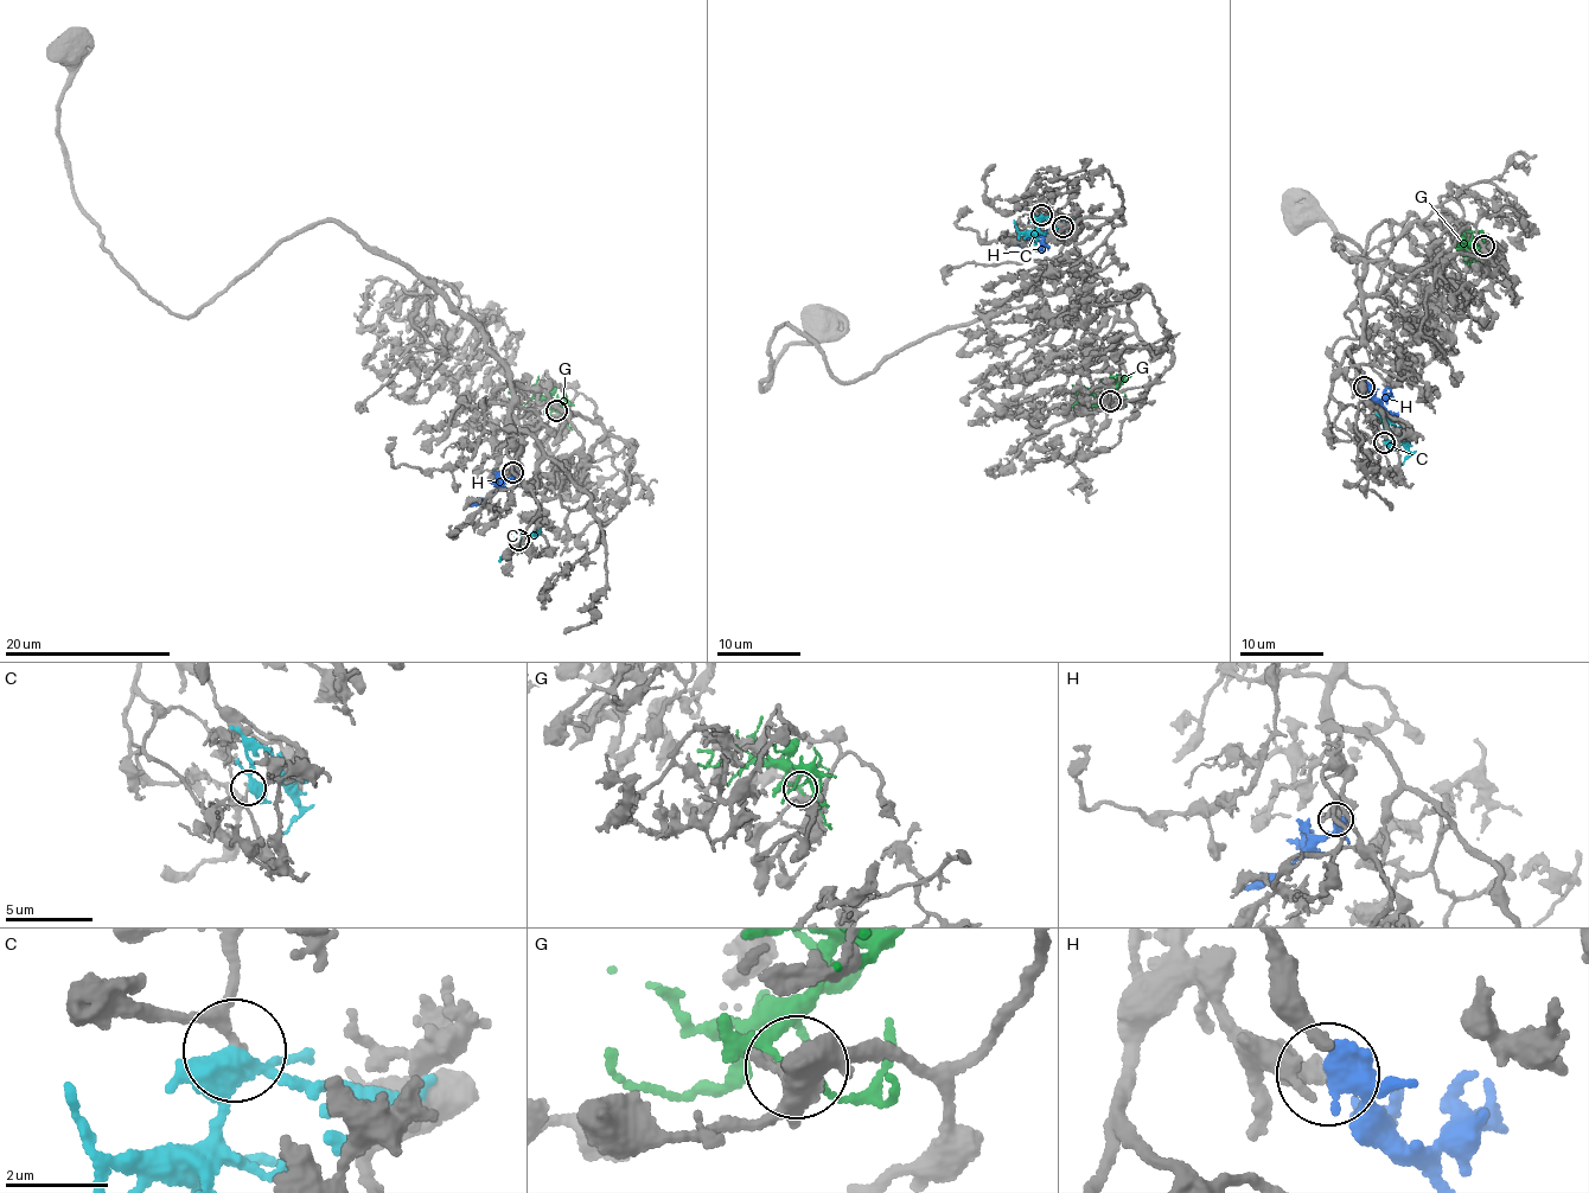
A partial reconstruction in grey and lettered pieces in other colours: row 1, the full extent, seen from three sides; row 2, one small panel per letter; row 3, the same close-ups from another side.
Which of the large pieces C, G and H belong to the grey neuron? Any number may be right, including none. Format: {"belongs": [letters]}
{"belongs": ["H"]}

